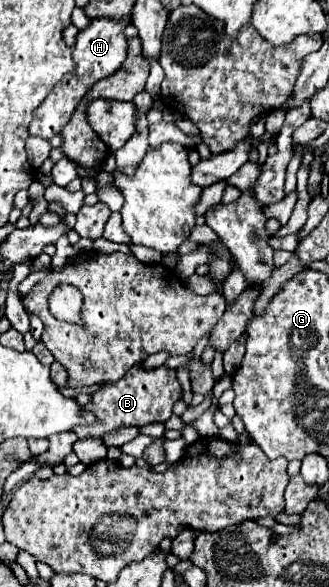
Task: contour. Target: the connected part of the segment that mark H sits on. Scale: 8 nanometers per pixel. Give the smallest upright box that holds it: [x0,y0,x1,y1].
[29,19,131,139]

